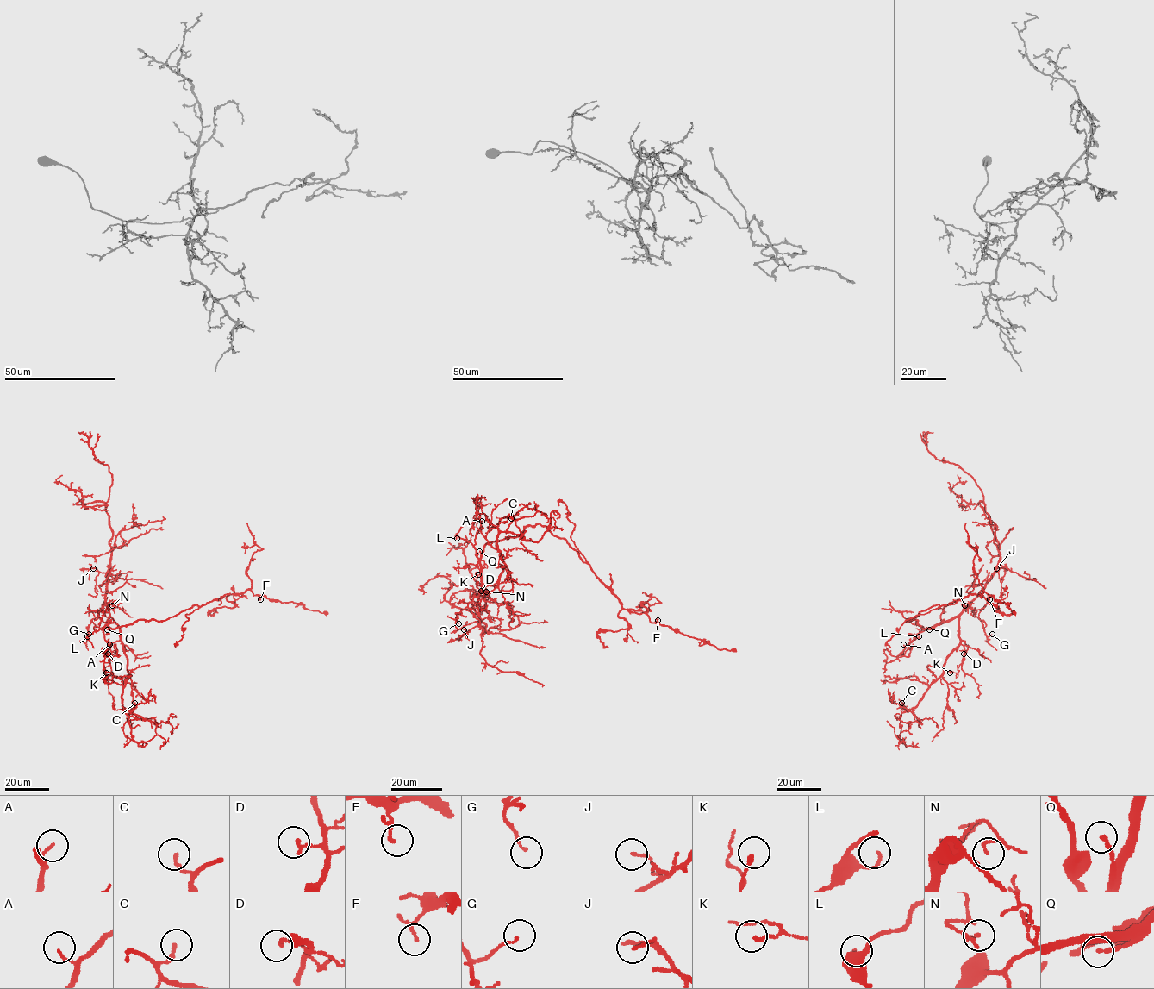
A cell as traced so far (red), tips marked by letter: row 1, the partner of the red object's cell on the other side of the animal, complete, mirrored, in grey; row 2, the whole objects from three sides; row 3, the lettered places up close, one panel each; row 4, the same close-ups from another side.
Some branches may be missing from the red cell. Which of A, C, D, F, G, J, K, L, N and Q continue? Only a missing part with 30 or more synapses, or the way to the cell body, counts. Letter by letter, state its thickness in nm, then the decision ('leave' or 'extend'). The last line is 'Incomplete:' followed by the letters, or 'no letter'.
A: calibre 110 nm; leave
C: calibre 170 nm; leave
D: calibre 160 nm; leave
F: calibre 100 nm; leave
G: calibre 120 nm; leave
J: calibre 120 nm; leave
K: calibre 160 nm; leave
L: calibre 130 nm; leave
N: calibre 130 nm; leave
Q: calibre 140 nm; extend
Incomplete: Q

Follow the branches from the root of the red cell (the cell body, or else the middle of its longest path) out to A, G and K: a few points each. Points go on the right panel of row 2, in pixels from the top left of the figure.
A: (928, 628), (936, 625), (919, 632), (910, 642), (903, 644)
G: (928, 628), (951, 620), (968, 605), (980, 619), (986, 635), (992, 634)
K: (928, 628), (959, 617), (959, 638), (965, 641), (968, 649), (958, 672), (950, 672)

